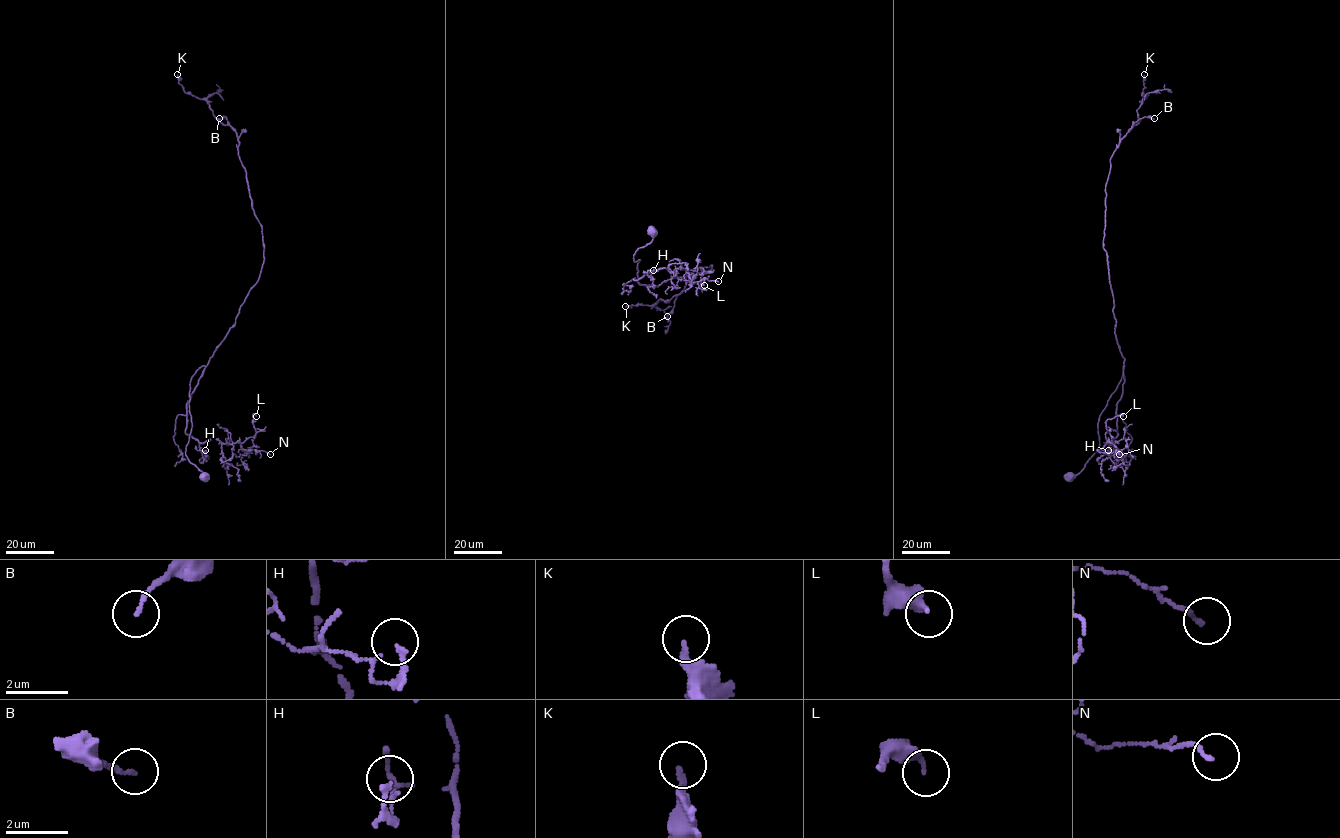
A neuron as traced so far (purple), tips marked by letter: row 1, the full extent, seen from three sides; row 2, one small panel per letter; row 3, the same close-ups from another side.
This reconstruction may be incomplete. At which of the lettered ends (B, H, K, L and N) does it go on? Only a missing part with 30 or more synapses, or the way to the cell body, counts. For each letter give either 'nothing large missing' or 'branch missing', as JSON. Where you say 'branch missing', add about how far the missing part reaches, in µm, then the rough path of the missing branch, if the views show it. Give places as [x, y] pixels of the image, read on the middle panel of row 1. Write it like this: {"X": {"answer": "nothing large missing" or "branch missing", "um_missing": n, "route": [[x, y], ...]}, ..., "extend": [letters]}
{"B": {"answer": "nothing large missing"}, "H": {"answer": "nothing large missing"}, "K": {"answer": "nothing large missing"}, "L": {"answer": "nothing large missing"}, "N": {"answer": "nothing large missing"}, "extend": []}

